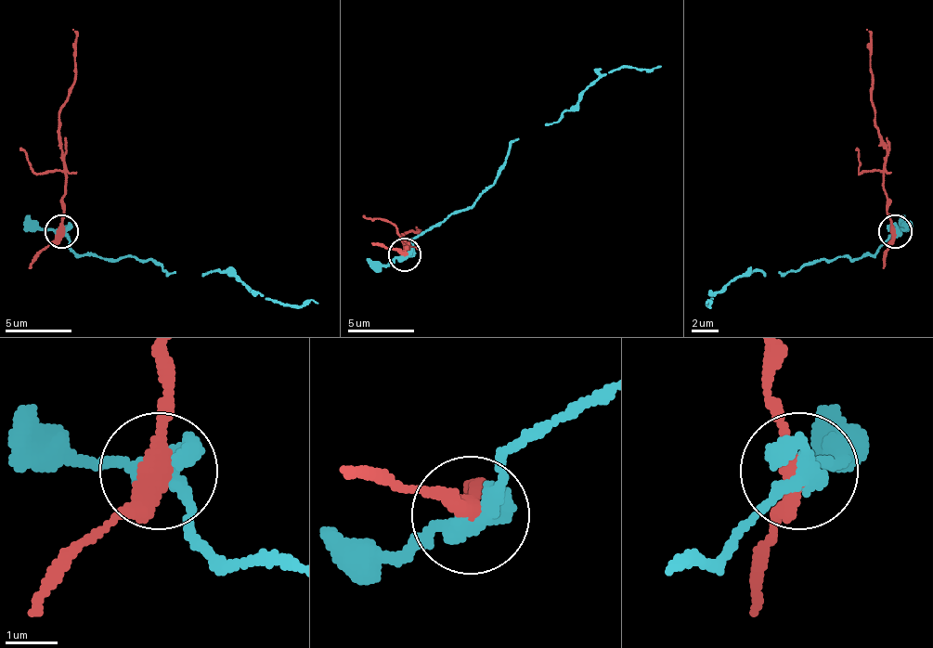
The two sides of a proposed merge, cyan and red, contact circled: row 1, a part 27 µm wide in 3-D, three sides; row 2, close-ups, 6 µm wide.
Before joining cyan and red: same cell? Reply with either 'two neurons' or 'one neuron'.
two neurons

